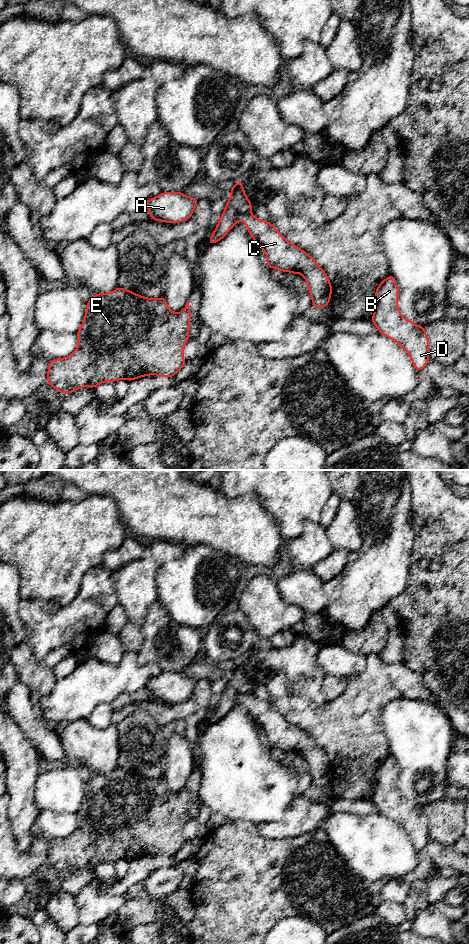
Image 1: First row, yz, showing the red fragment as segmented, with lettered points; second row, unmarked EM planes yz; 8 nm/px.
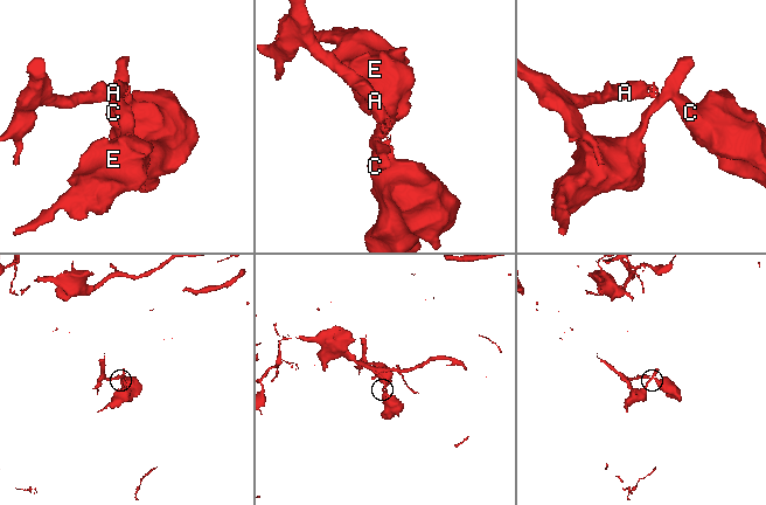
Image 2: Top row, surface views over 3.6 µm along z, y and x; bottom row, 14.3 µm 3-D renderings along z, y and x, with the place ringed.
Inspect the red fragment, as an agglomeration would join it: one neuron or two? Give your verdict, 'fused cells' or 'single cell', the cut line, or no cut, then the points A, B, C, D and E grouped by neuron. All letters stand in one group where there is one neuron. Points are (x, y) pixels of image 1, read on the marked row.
fused cells; cut yz (248, 211), (238, 217); groups A B C D / E

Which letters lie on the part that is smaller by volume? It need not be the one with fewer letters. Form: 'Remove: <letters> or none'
Remove: E

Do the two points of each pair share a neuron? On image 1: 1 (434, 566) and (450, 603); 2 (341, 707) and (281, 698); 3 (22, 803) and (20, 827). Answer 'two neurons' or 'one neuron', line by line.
1: one neuron
2: one neuron
3: one neuron

